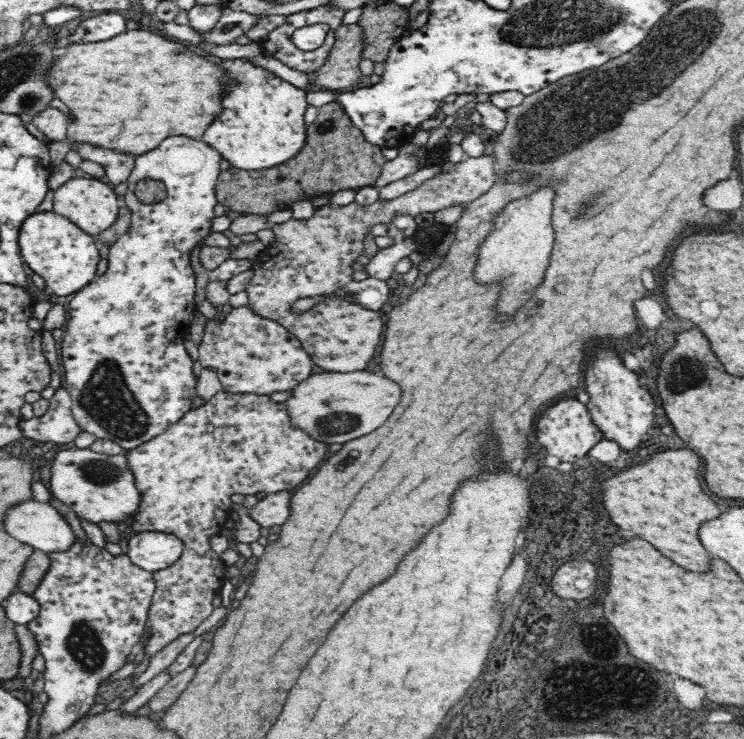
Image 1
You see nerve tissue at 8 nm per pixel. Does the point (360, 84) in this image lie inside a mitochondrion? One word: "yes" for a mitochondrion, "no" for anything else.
no

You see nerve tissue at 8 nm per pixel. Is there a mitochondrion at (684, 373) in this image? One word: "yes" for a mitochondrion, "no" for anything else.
yes

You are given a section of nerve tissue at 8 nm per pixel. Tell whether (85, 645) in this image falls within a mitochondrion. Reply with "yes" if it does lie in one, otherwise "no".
yes

